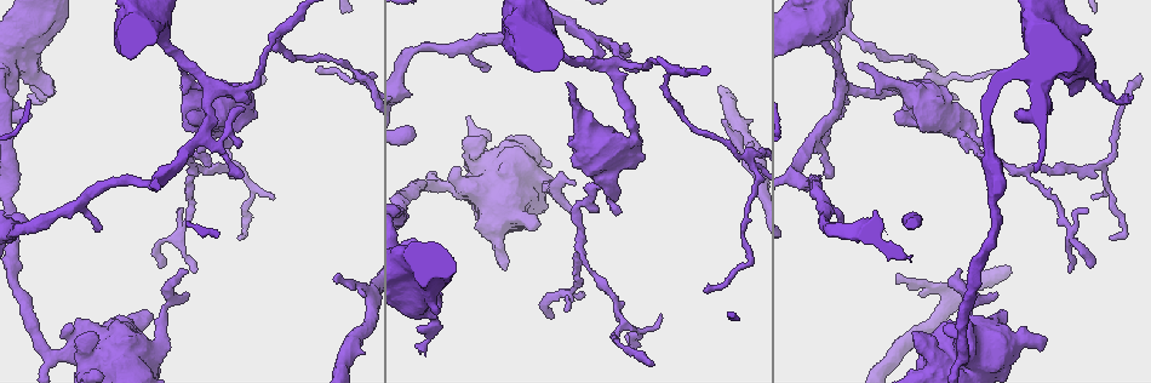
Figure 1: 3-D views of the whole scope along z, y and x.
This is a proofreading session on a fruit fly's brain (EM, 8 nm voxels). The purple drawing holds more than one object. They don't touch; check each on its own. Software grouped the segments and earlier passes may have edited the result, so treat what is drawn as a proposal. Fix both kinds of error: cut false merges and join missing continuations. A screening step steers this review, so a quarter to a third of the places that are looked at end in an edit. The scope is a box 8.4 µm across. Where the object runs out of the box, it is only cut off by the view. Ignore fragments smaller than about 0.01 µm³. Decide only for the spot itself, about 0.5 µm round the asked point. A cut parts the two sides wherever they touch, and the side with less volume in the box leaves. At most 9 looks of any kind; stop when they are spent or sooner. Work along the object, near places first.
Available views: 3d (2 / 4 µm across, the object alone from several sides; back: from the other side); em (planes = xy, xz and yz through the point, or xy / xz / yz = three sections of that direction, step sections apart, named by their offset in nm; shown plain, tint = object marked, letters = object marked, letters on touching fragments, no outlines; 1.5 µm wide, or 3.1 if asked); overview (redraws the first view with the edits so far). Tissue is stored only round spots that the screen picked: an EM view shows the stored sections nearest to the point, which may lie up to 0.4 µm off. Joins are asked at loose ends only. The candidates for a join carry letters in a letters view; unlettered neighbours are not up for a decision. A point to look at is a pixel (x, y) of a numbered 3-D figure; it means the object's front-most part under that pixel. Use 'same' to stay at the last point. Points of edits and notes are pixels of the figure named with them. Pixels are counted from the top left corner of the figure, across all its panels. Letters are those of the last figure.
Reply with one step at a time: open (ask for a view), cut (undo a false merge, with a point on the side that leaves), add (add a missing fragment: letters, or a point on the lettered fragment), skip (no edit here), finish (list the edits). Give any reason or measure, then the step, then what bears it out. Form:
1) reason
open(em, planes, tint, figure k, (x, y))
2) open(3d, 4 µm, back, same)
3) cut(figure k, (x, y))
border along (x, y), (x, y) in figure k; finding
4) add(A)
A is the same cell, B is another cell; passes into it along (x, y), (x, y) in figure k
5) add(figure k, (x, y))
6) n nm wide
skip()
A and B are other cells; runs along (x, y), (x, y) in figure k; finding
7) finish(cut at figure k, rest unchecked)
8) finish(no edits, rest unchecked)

arms run side by side
open(3d, 4 µm, figure 1, (360, 75))

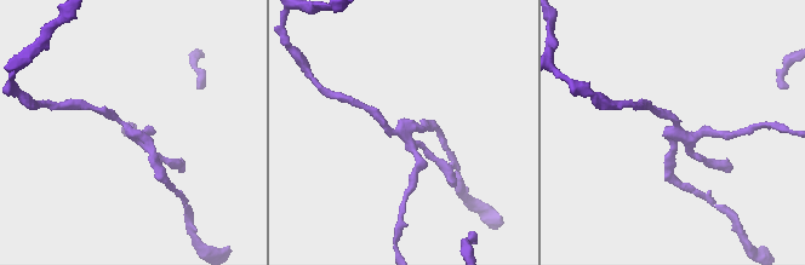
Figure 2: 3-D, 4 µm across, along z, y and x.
4 arms; shape alone is not enough
open(em, yz, step 8, tint, figure 2, (131, 134))

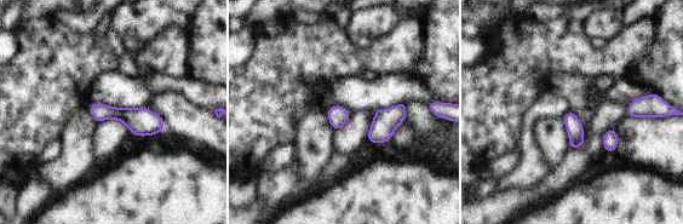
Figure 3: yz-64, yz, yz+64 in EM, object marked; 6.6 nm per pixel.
cut it another way
open(em, planes, letters, same)

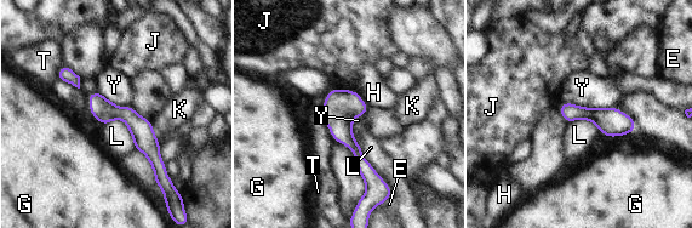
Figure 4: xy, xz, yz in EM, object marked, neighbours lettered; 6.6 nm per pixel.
120 nm wide
skip()
E, G, H, J, K, L, T and Y are other cells; runs along (335, 91), (342, 132), (371, 176) in figure 4; one neuron here

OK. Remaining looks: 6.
open(3d, 2 µm, figure 1, (339, 282))

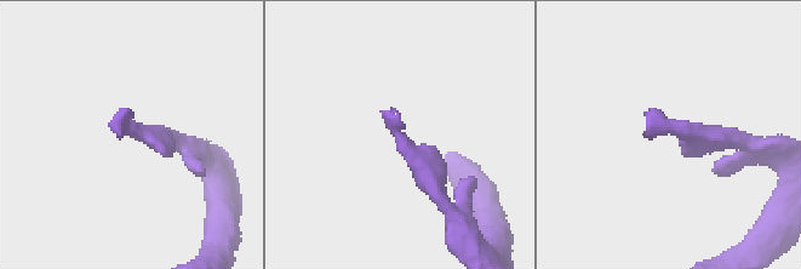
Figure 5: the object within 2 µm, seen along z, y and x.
need the tissue
open(em, planes, tint, figure 5, (647, 135))

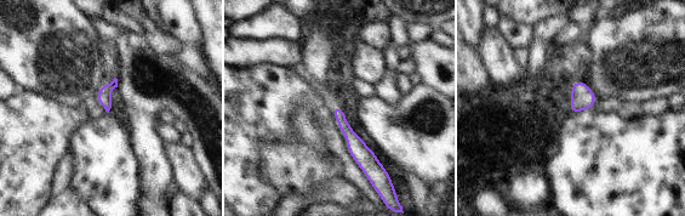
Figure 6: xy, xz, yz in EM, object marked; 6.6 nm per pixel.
open(em, planes, letters, same)

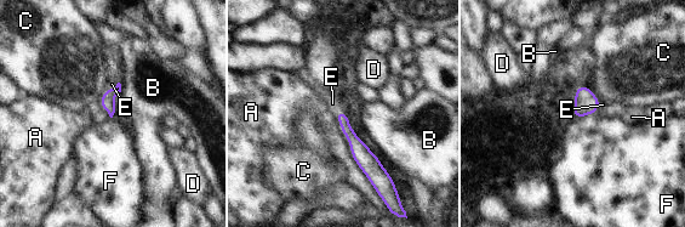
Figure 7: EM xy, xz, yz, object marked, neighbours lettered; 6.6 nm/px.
add(E)
E is the same cell, A, B, C, D and F are other cells; passes into it along (367, 162), (343, 134), (332, 103) in figure 7; it goes on there

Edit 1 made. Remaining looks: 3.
sudden change in width
open(3d, 4 µm, figure 1, (960, 137))

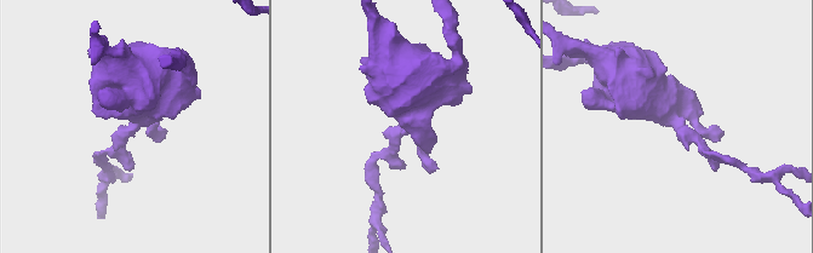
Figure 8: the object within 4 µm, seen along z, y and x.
now the EM
open(em, yz, step 8, tint, figure 8, (680, 124))

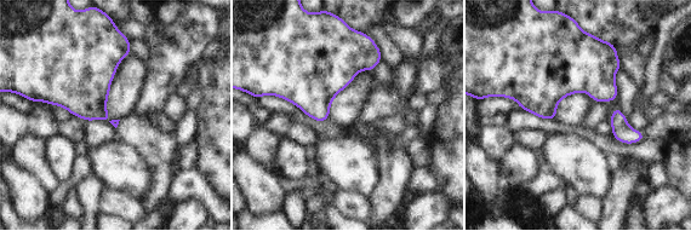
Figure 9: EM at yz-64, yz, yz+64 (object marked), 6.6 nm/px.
cut it another way
open(em, xz, step 8, letters, same)

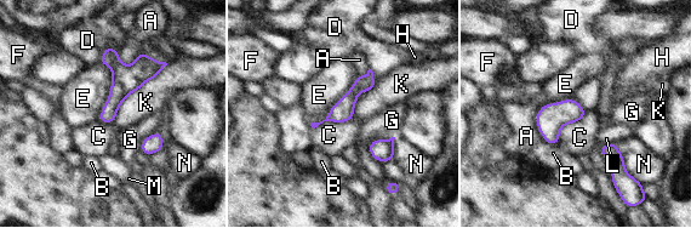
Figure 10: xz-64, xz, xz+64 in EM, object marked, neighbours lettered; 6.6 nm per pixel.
skip()
A, B, C, D, E, F, G, H, K, L, M and N are other cells; border along (167, 64), (121, 103), (110, 123) in figure 10; one neuron here

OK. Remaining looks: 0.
finish(add at figure 7, rest unchecked)

